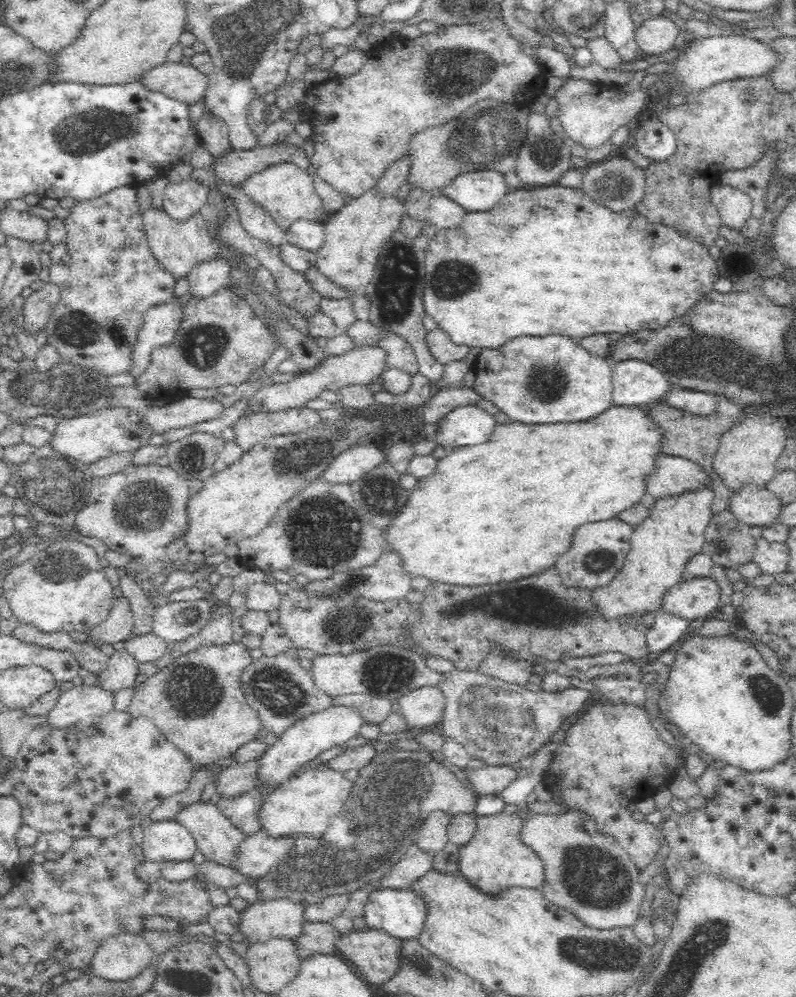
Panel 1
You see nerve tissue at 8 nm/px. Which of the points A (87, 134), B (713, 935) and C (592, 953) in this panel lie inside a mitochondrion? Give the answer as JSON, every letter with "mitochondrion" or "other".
{"A":"mitochondrion","B":"mitochondrion","C":"mitochondrion"}

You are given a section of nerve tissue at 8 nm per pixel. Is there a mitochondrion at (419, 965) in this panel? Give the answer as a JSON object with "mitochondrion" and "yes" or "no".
{"mitochondrion":"yes"}

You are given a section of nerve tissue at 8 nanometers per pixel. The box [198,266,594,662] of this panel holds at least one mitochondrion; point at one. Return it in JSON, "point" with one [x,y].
{"point":[323,532]}

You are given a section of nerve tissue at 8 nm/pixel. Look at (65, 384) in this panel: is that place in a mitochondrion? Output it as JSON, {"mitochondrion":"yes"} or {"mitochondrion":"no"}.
{"mitochondrion":"yes"}

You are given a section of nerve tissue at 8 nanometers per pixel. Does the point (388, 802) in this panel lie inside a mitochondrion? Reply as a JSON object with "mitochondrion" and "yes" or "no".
{"mitochondrion":"yes"}

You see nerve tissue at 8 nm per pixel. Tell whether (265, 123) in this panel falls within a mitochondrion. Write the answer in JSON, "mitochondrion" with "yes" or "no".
{"mitochondrion":"no"}

